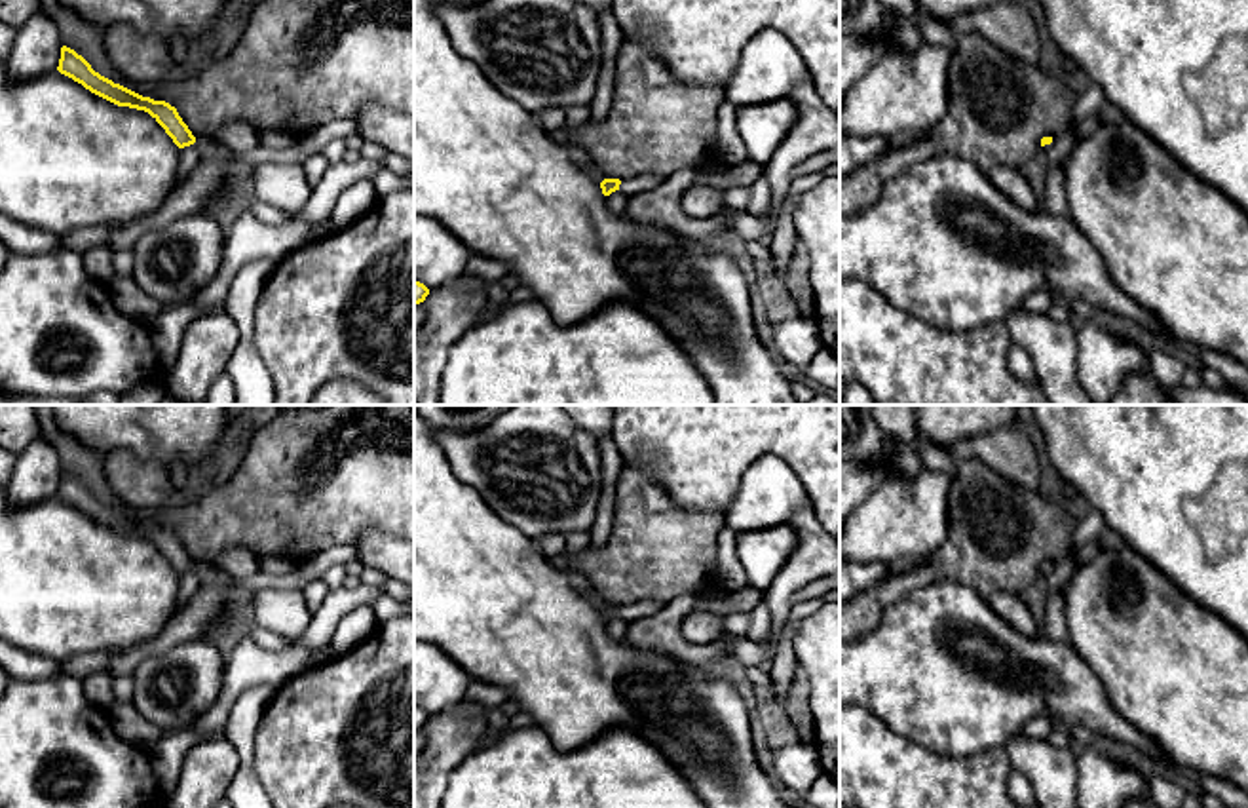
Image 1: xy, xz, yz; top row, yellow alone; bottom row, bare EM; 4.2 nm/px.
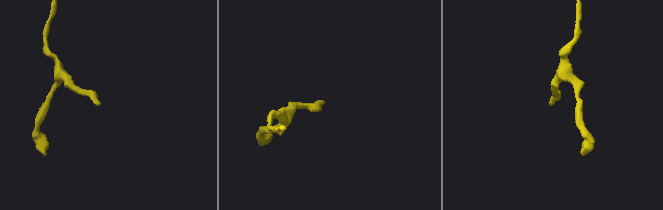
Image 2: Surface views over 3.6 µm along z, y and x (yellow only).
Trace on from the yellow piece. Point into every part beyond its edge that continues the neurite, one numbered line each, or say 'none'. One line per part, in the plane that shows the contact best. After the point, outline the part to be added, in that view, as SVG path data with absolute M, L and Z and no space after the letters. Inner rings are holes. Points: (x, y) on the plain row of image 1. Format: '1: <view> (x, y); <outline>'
1: xz (629, 613); M644 601L644 603L638 603L638 605L623 605L621 610L619 610L619 616L631 624L631 622L636 622L640 618L648 618L648 616L653 616L655 612L659 612L665 605L657 605L657 603L652 603L652 601Z

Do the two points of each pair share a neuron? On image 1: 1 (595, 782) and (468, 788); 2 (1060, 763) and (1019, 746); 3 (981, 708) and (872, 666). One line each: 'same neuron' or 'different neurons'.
1: same neuron
2: same neuron
3: same neuron

